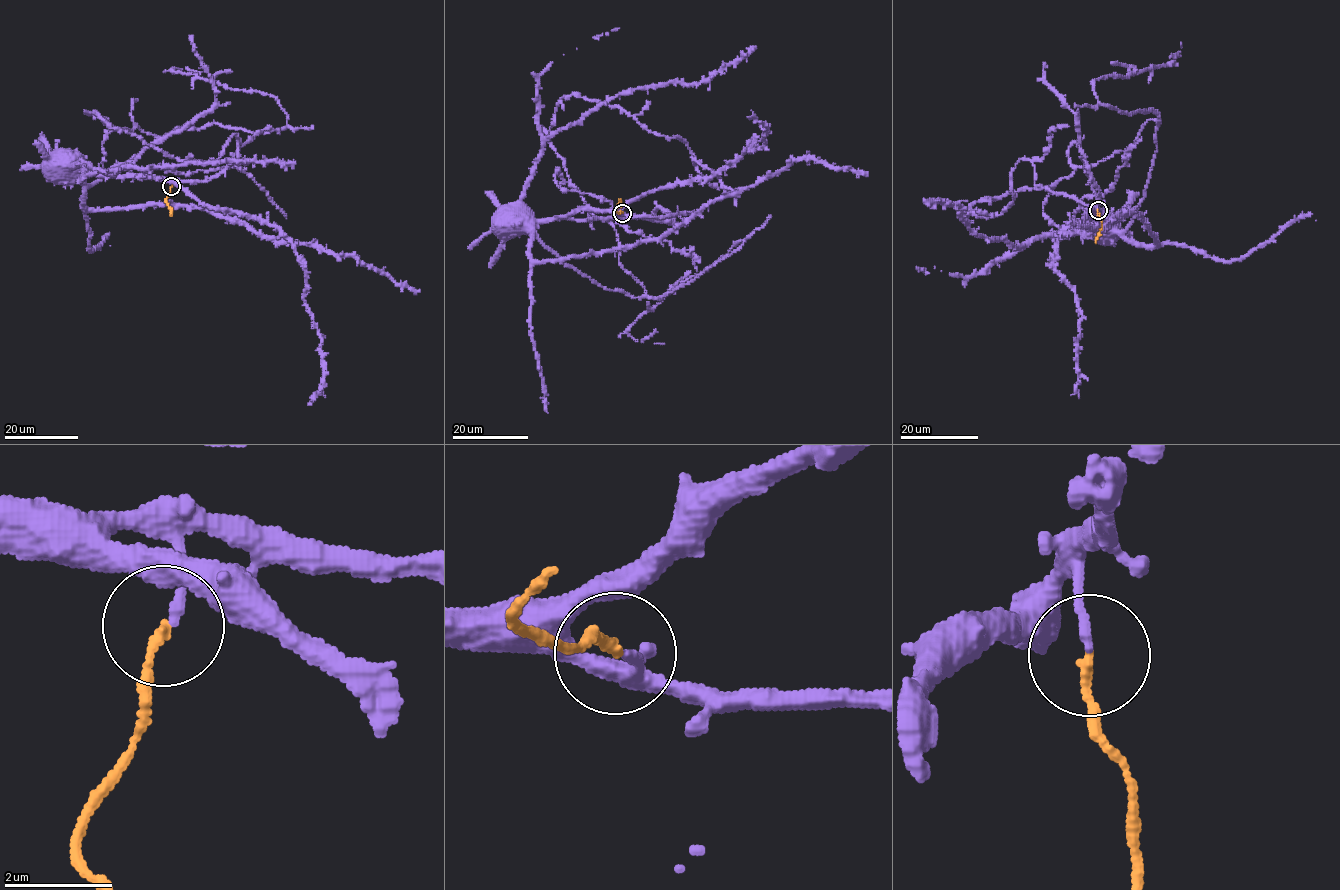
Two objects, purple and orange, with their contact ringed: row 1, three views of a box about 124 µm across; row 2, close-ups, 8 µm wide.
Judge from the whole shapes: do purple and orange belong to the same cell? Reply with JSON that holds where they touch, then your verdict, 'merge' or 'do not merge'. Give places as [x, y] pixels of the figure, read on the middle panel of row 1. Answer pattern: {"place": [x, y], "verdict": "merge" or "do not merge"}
{"place": [622, 213], "verdict": "do not merge"}

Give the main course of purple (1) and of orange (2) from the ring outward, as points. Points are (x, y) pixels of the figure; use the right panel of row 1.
1: (1098, 210), (1132, 220), (1155, 119), (964, 214), (1002, 213), (1026, 159), (1036, 186), (1088, 205)
2: (1098, 210), (1101, 228), (1096, 242)

